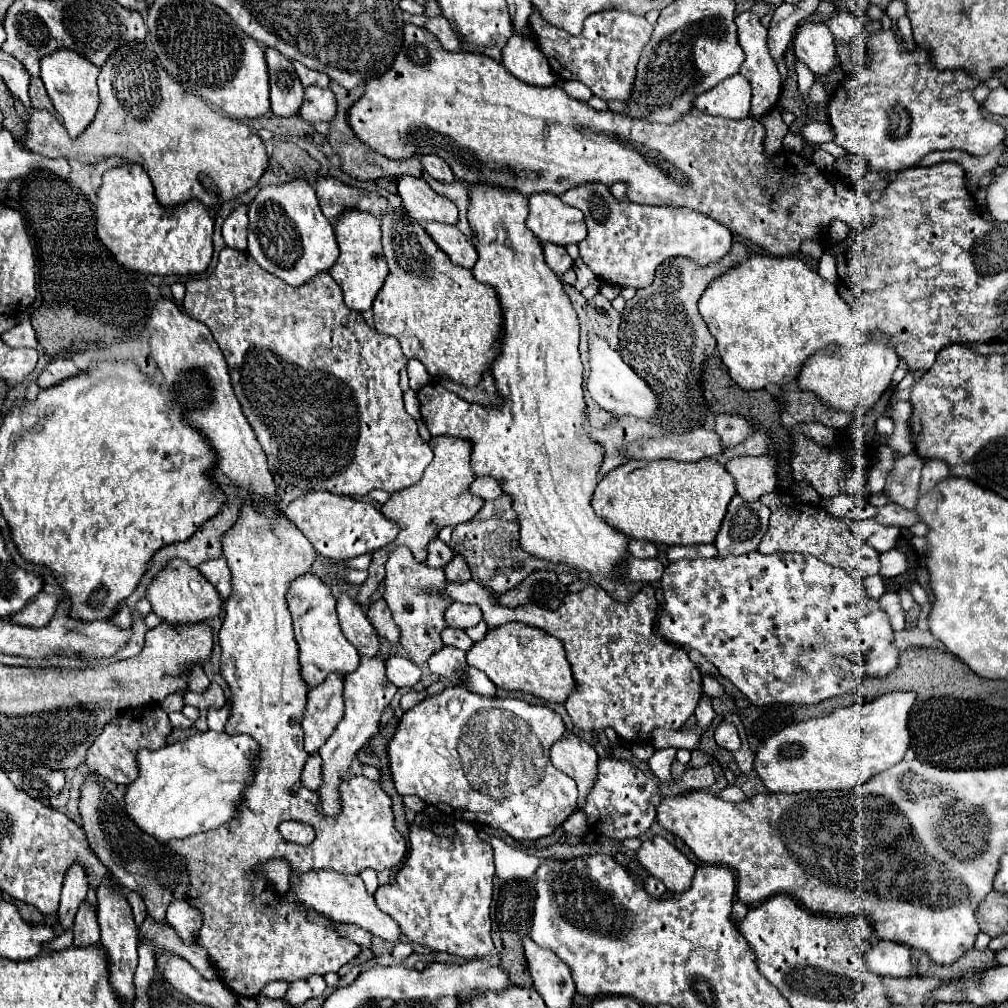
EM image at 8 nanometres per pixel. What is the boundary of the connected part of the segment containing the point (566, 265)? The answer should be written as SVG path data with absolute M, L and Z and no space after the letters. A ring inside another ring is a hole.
M545 243L545 245L543 245L543 251L545 251L545 261L547 261L547 265L549 265L557 275L563 275L563 273L567 273L567 271L573 267L573 259L567 255L565 247L553 245L553 243Z

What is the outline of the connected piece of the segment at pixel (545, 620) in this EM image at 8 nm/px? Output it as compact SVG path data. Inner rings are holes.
M465 581L465 583L461 583L461 585L455 585L455 583L447 583L447 587L445 587L445 595L447 597L451 597L453 601L459 601L459 603L475 603L475 605L479 605L481 607L481 611L483 611L483 619L487 621L487 625L489 627L499 627L499 625L505 625L505 623L511 623L511 621L517 621L517 623L527 623L527 625L531 625L531 627L539 627L539 629L545 629L547 633L551 633L551 635L555 635L557 639L561 639L563 641L563 645L565 645L565 651L567 651L567 661L571 663L571 667L573 667L573 677L575 677L575 681L577 681L577 691L567 699L567 703L565 703L565 709L567 709L567 713L569 713L569 717L573 719L573 725L577 727L577 729L581 729L581 731L605 731L607 727L611 727L621 739L625 739L625 741L629 741L629 743L651 743L651 739L653 739L653 731L657 729L657 727L661 727L661 729L679 729L681 727L681 721L687 721L689 717L691 717L691 709L695 709L697 707L697 701L699 701L699 697L701 697L701 673L697 671L697 667L695 667L695 663L689 659L689 655L687 655L687 651L681 647L681 645L675 645L675 643L667 643L667 639L665 637L659 637L659 633L655 631L655 615L657 615L657 601L655 601L655 591L653 591L653 587L651 585L645 585L627 605L623 605L623 603L617 603L617 601L613 601L597 583L591 583L591 585L587 585L587 587L583 587L581 591L577 591L577 593L571 593L571 595L567 595L565 597L565 601L561 603L561 607L559 609L555 609L555 611L551 611L551 609L543 609L543 607L537 607L537 605L521 605L521 607L515 607L515 609L507 609L507 607L501 607L501 605L497 605L497 597L493 595L493 593L489 593L485 587L481 587L481 585L477 585L475 581Z

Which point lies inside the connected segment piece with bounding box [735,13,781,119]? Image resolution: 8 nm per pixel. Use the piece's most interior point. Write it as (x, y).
(758, 68)

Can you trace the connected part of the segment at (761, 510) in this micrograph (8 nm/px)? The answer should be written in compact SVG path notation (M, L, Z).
M735 495L727 507L721 531L715 539L721 557L757 551L761 537L767 533L769 507L761 501L745 501Z

